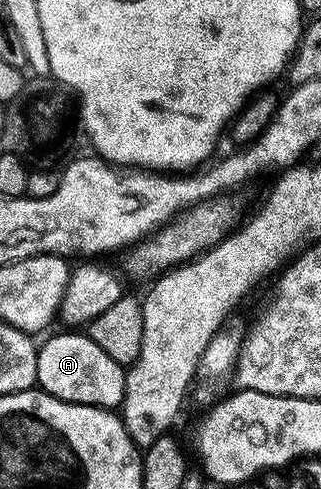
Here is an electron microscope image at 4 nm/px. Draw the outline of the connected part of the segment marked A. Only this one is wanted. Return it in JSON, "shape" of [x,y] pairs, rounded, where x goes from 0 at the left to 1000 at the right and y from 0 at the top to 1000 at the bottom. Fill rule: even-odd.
{"shape":[[[196,677],[174,689],[150,687],[146,699],[121,706],[115,734],[118,793],[150,804],[165,816],[199,820],[218,828],[262,828],[293,836],[358,840],[374,834],[389,816],[396,789],[396,755],[340,734],[302,701],[290,701],[280,685],[246,677]]]}

